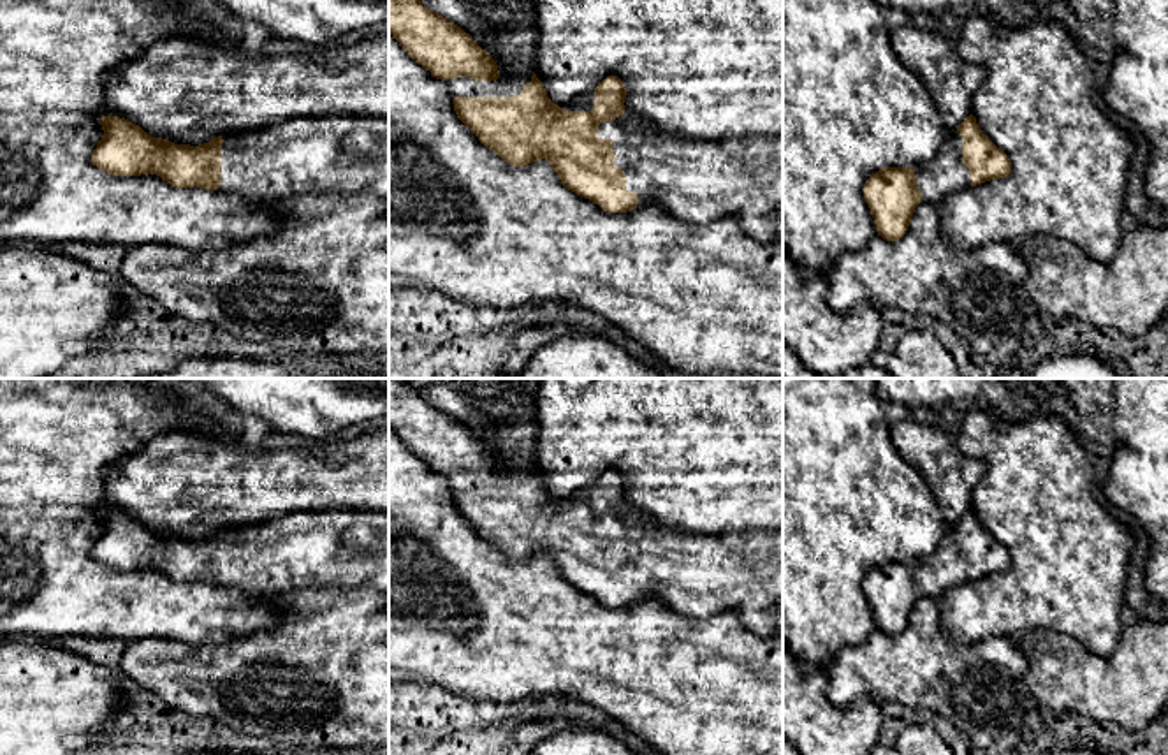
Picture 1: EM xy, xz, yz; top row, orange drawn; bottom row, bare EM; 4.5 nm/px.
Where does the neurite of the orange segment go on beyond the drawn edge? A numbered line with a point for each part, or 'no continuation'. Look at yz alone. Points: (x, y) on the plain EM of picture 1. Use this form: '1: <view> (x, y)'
1: yz (943, 569)

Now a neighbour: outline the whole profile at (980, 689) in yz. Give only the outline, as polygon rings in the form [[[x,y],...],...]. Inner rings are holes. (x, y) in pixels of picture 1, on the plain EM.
[[[936,598],[915,602],[909,621],[899,635],[874,630],[862,644],[841,649],[827,663],[827,695],[837,707],[860,697],[890,700],[946,718],[978,748],[1013,737],[1034,700],[1026,686],[1026,656],[1015,639],[989,637],[976,644],[959,644],[945,637]]]

